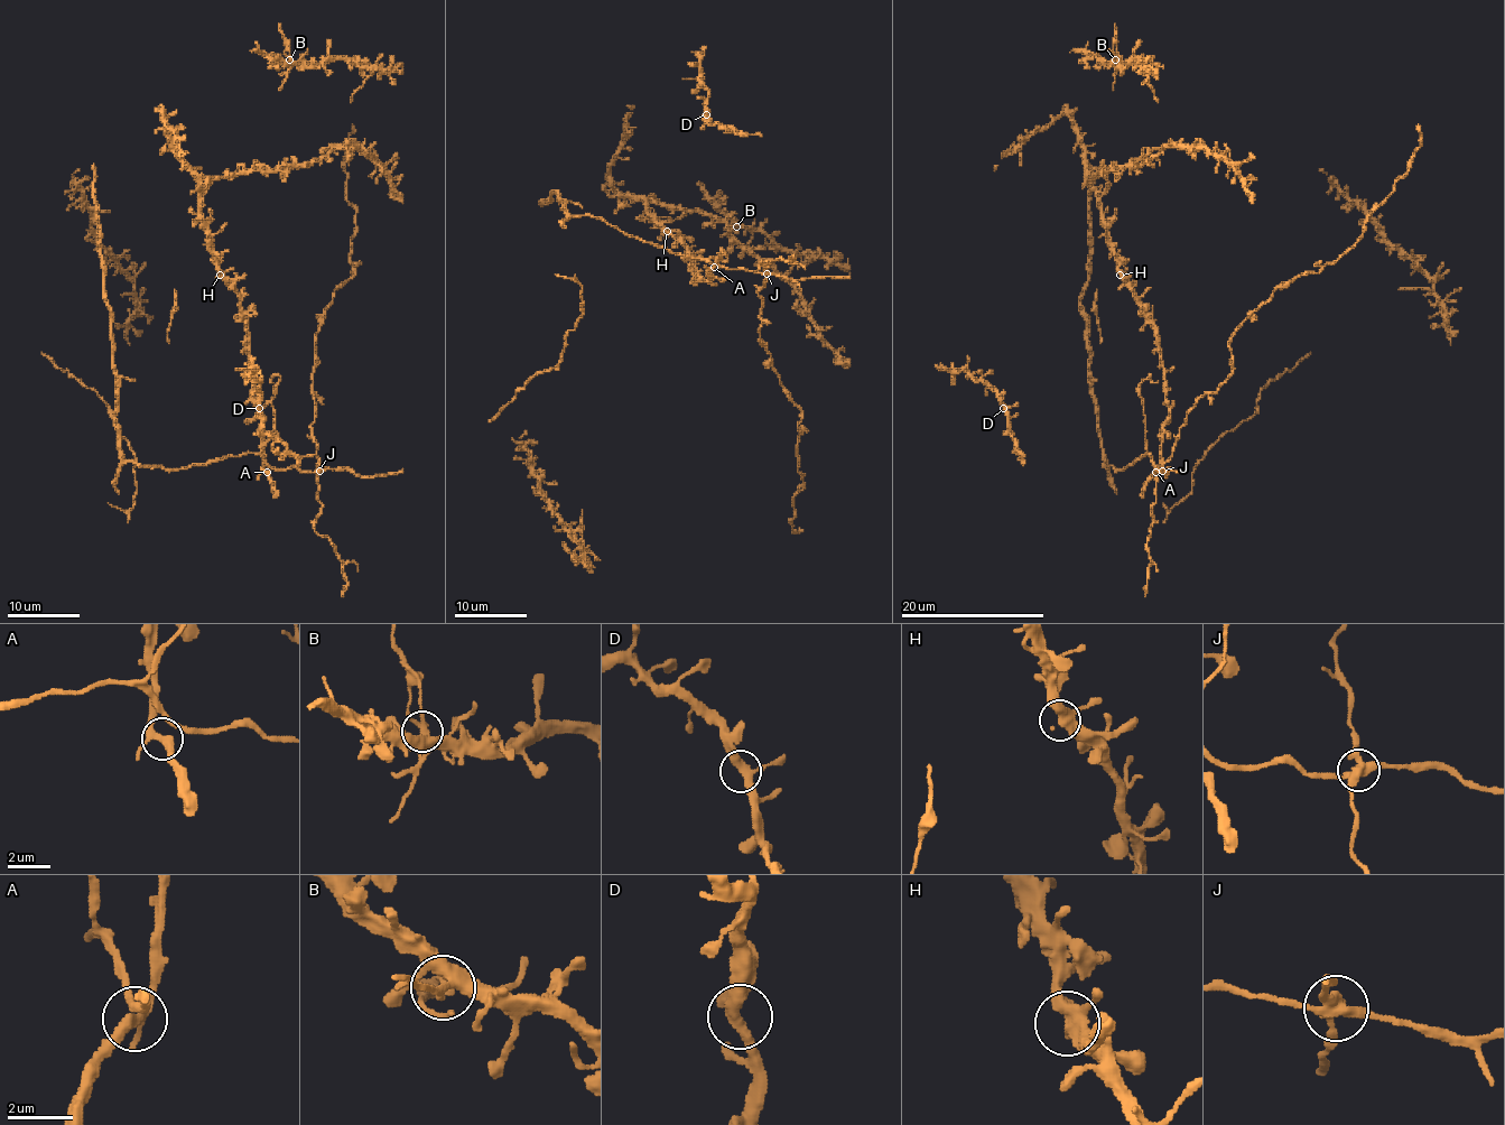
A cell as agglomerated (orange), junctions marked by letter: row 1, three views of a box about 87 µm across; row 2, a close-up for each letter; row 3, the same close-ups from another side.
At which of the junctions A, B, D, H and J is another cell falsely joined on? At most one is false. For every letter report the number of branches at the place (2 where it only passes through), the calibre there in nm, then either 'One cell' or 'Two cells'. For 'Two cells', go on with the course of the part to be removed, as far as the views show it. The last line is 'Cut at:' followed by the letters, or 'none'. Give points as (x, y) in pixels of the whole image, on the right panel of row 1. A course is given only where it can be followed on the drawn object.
A: Branches: 4. Thickness 300 nm. One cell
B: Branches: 4. Thickness 300 nm. One cell
D: Branches: 3. Thickness 320 nm. One cell
H: Branches: 3. Thickness 360 nm. One cell
J: Branches: 4. Thickness 380 nm. Two cells. Course of the part to remove: (1161, 471), (1187, 414), (1232, 372), (1232, 334), (1278, 287), (1334, 265), (1364, 232), (1408, 170), (1418, 124)
Cut at: J

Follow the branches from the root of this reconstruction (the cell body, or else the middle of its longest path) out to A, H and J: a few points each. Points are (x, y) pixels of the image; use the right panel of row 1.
A: (1145, 455), (1149, 455), (1155, 473)
H: (1145, 455), (1155, 471), (1161, 429), (1169, 417), (1164, 370), (1158, 327), (1120, 275)
J: (1145, 455), (1161, 471)

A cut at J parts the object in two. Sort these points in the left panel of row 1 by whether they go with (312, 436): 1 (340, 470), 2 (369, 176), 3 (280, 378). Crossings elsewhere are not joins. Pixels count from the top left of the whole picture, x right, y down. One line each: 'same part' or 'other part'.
1: other part
2: other part
3: other part

